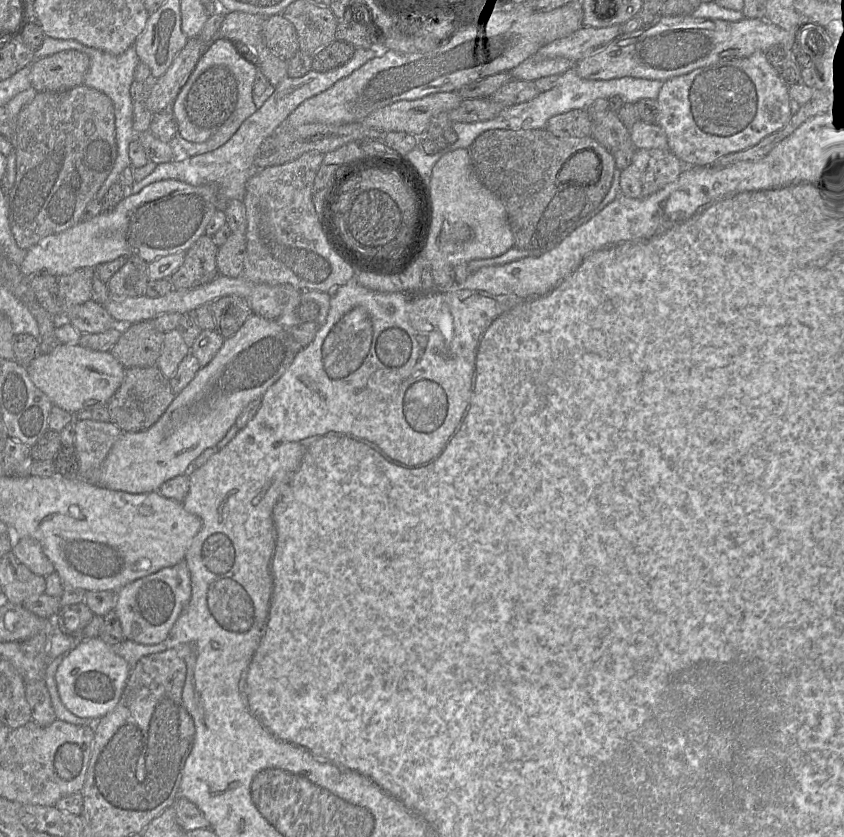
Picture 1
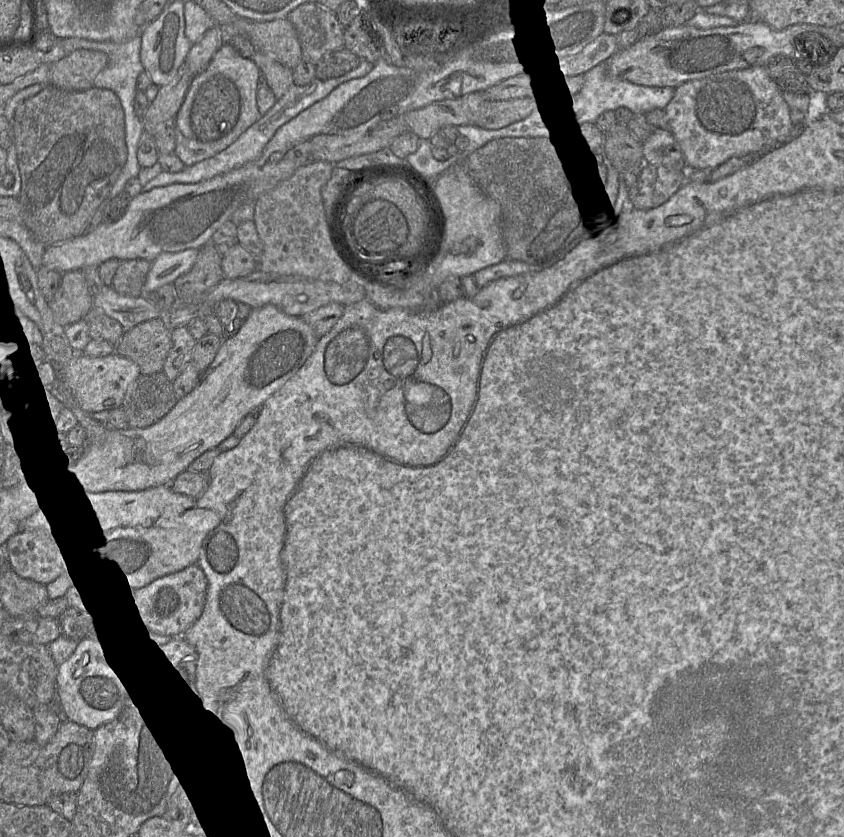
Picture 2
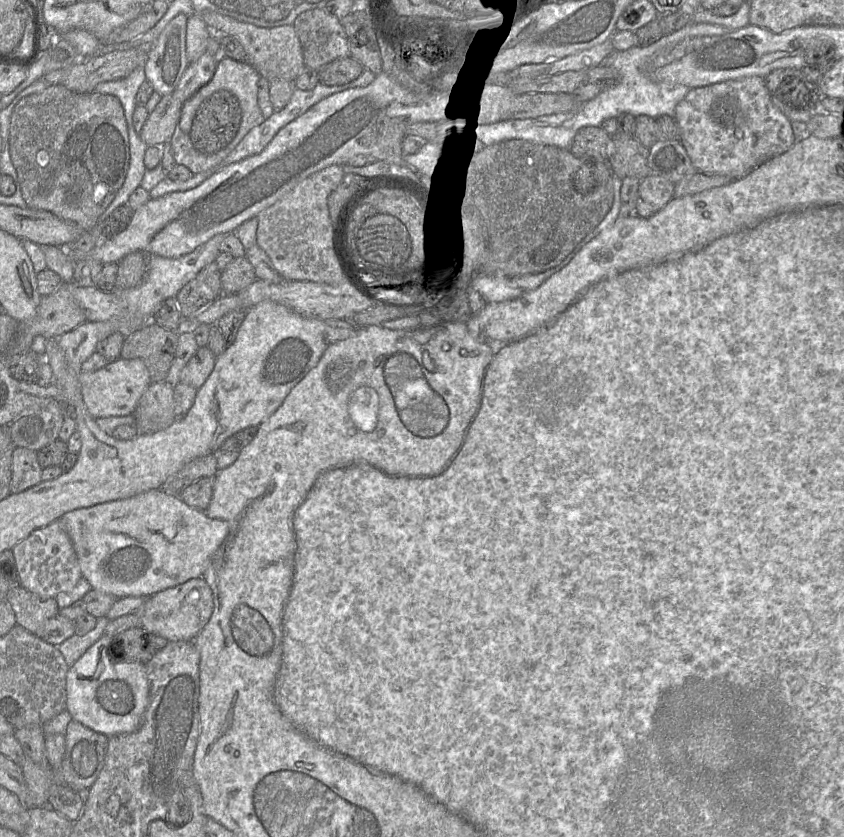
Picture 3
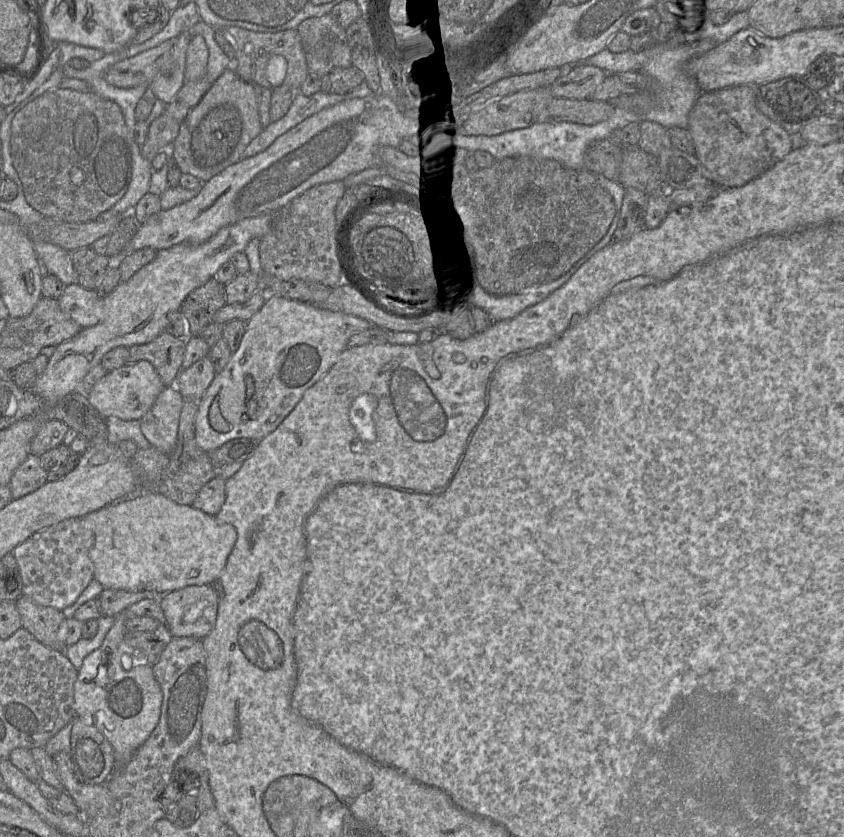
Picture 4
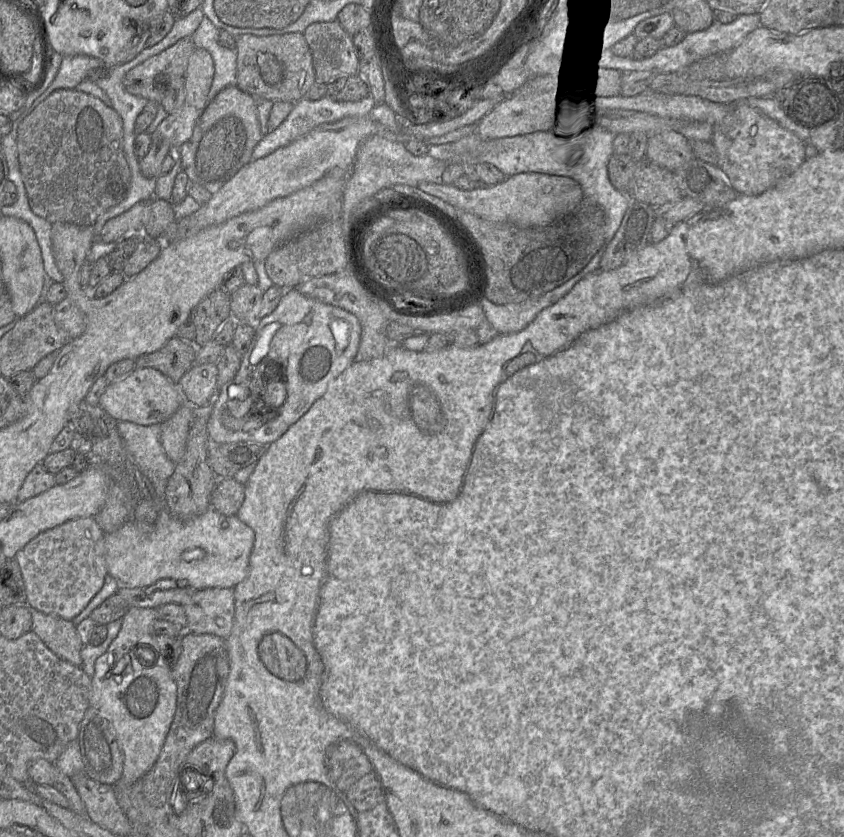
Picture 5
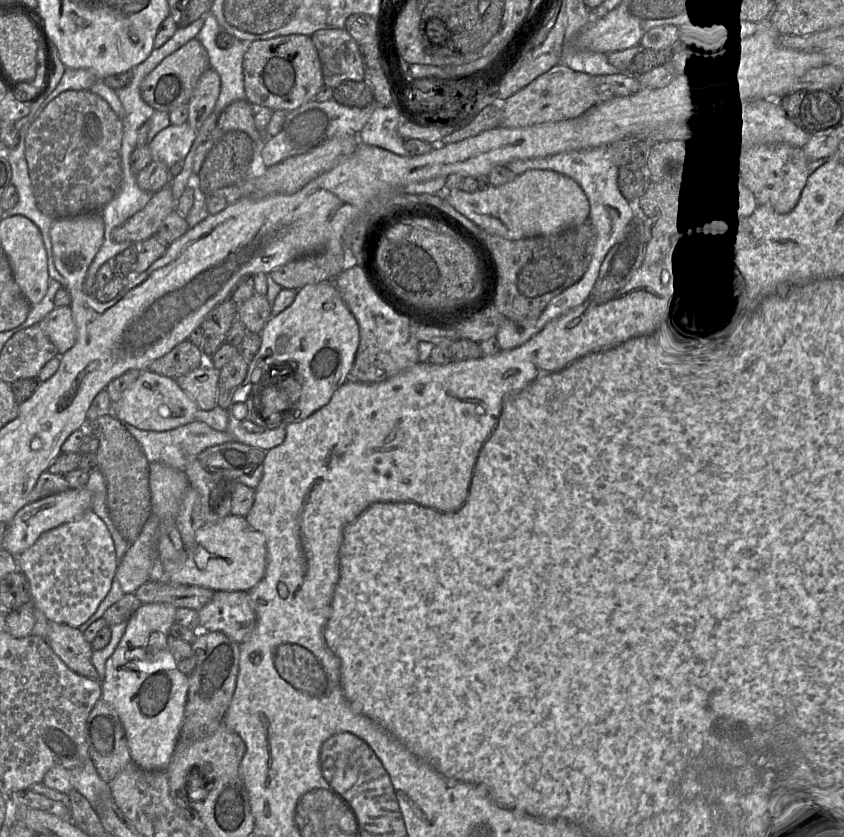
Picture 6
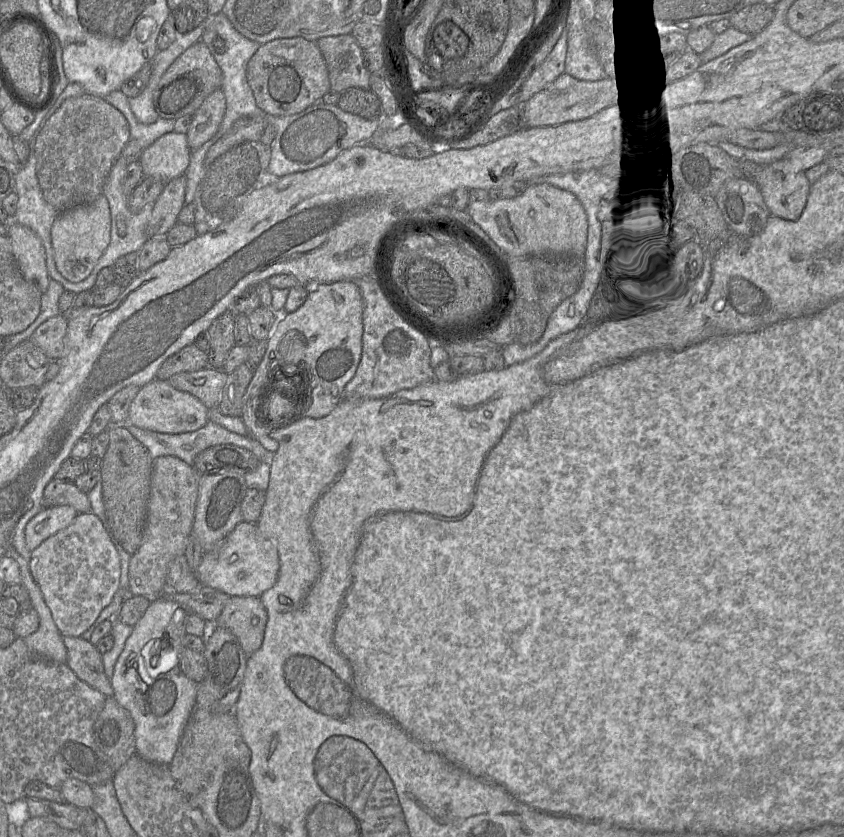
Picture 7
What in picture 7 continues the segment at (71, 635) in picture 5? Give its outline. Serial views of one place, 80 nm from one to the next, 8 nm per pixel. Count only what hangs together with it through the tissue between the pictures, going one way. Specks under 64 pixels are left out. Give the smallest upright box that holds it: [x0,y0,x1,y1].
[63,636,113,697]

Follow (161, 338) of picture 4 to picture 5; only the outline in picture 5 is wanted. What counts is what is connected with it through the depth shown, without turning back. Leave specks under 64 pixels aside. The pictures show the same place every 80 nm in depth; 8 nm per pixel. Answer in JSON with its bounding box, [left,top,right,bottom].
[135,337,197,384]

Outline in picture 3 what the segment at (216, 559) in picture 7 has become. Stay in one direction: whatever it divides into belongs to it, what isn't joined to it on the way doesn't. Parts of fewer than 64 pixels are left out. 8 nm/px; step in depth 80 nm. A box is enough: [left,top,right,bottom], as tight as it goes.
[58,489,229,598]

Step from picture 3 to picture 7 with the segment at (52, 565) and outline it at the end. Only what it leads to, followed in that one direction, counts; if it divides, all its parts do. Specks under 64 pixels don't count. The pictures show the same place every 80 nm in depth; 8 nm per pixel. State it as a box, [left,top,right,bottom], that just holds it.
[29,512,120,637]

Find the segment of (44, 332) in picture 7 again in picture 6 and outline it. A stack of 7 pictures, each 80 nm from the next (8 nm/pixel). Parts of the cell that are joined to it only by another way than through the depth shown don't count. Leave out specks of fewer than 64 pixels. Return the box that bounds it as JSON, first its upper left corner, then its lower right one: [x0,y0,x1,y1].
[39,306,77,356]

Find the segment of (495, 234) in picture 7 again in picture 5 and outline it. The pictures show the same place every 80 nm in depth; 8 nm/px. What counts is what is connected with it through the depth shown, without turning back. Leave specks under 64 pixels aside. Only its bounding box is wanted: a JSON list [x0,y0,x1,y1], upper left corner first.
[416,172,586,228]

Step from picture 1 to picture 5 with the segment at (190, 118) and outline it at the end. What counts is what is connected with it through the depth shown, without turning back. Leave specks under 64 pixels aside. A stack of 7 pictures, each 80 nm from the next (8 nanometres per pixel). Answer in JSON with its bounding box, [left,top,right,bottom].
[178,85,262,191]

